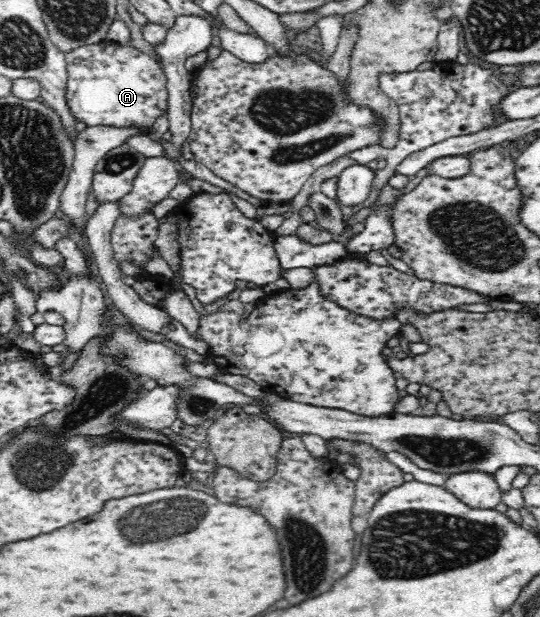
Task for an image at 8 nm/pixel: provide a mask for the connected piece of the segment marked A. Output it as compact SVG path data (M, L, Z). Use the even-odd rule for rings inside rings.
M106 41L75 48L66 53L67 92L65 100L72 115L86 126L137 128L146 133L167 112L167 79L160 62L128 45Z

